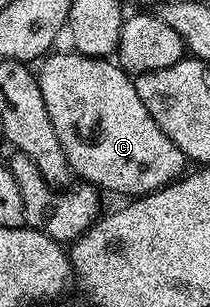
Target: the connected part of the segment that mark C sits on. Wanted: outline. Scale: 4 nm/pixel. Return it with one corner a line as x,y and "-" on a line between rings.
74,50
58,52
48,55
38,65
37,75
41,98
45,98
45,110
49,110
53,130
57,130
57,142
61,142
61,150
65,150
65,158
69,158
72,173
80,181
104,193
120,192
123,198
138,198
175,183
188,171
187,155
177,150
161,126
153,122
149,110
145,110
145,102
137,98
134,79
118,63
98,56
81,56

